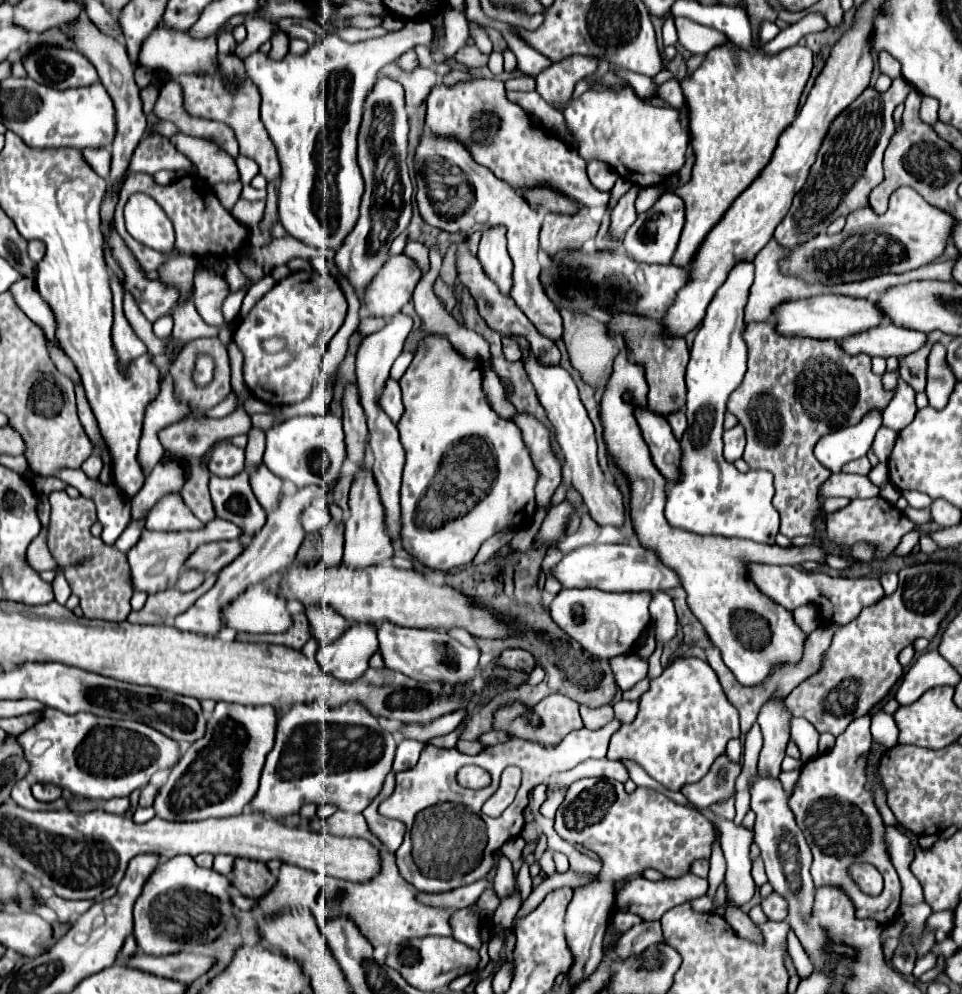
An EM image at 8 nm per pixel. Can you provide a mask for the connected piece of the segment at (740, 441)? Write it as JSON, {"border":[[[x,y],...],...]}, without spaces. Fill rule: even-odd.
{"border":[[[734,426],[732,430],[726,430],[724,432],[724,458],[728,462],[734,462],[738,458],[742,458],[742,452],[744,452],[744,430],[742,426]]]}

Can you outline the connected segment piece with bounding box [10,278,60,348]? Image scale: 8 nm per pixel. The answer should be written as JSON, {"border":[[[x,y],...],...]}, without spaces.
{"border":[[[22,278],[22,280],[18,280],[16,284],[12,284],[10,292],[14,294],[16,304],[22,308],[22,312],[24,312],[34,324],[38,324],[38,326],[44,330],[44,334],[46,334],[48,340],[56,342],[56,346],[60,348],[60,342],[58,342],[58,338],[56,338],[56,318],[54,318],[54,314],[52,314],[52,308],[50,308],[50,306],[44,302],[44,298],[38,294],[34,280]]]}

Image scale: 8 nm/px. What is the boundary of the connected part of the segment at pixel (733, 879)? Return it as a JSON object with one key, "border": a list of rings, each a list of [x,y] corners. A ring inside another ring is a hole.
{"border":[[[666,789],[666,792],[663,793],[672,801],[690,808],[694,808],[700,813],[704,814],[704,816],[708,816],[708,818],[712,820],[712,824],[720,828],[720,832],[722,832],[722,850],[724,850],[726,864],[728,864],[728,870],[726,870],[728,900],[726,900],[726,902],[720,906],[720,908],[716,908],[716,912],[718,912],[718,914],[724,914],[724,910],[726,910],[726,906],[728,906],[728,904],[740,906],[740,904],[748,902],[748,900],[752,898],[752,894],[754,894],[754,888],[756,888],[756,884],[754,884],[754,880],[752,880],[752,876],[750,876],[750,868],[752,868],[750,846],[752,846],[752,842],[754,842],[754,832],[752,832],[752,830],[748,830],[748,828],[746,828],[746,826],[742,826],[742,824],[740,824],[740,826],[736,826],[736,824],[726,824],[726,820],[724,820],[724,818],[717,817],[717,815],[713,814],[708,808],[703,810],[697,809],[696,807],[692,806],[690,802],[688,802],[681,791],[671,791]]]}

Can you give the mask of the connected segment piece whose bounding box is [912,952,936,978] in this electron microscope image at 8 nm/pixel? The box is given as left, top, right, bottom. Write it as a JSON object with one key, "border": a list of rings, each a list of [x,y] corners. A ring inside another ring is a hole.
{"border":[[[928,952],[924,958],[920,958],[920,960],[916,962],[916,966],[914,966],[914,970],[912,970],[912,976],[918,978],[920,974],[924,974],[926,970],[930,970],[930,968],[934,968],[934,966],[936,966],[936,958],[932,956],[932,952]]]}

